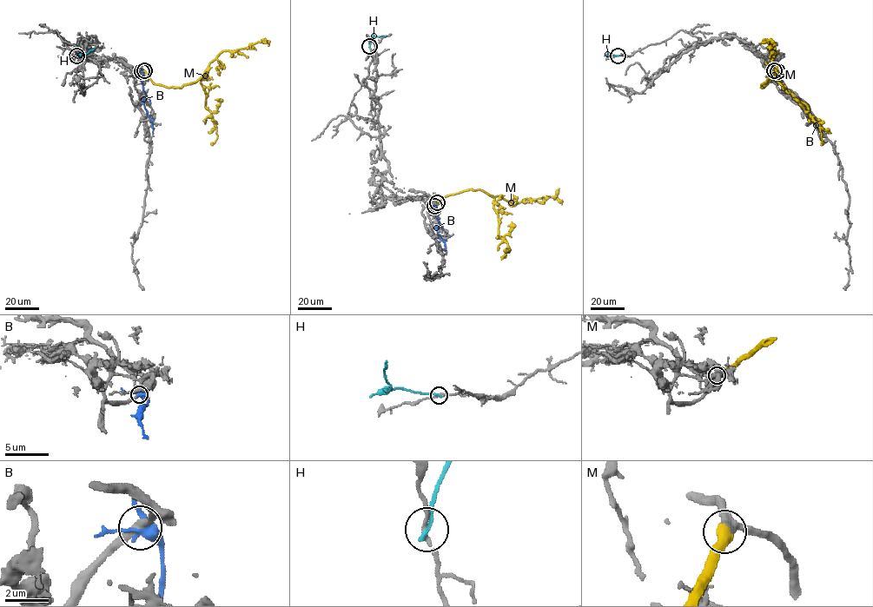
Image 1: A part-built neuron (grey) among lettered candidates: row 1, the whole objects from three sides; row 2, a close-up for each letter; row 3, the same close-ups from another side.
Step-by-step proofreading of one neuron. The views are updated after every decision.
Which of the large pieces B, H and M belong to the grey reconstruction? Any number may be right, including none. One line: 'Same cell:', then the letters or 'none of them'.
Same cell: M

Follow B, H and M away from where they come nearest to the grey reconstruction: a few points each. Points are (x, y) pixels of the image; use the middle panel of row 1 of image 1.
B: (434, 206), (439, 221), (436, 230), (445, 243), (445, 250)
H: (369, 46), (374, 36), (386, 36)
M: (437, 202), (466, 190), (489, 194), (498, 215), (498, 235), (510, 250), (505, 249)

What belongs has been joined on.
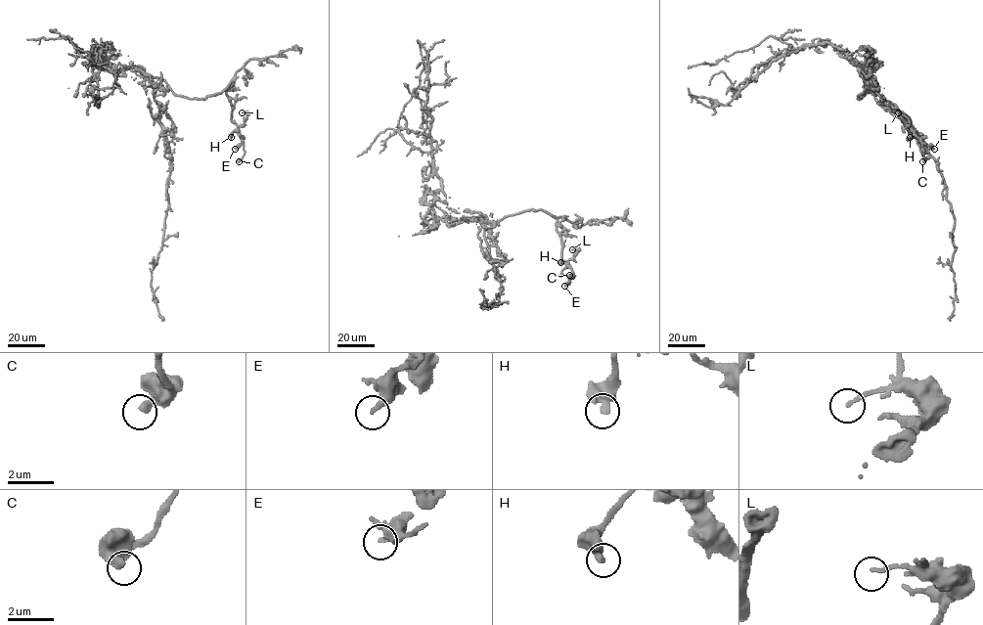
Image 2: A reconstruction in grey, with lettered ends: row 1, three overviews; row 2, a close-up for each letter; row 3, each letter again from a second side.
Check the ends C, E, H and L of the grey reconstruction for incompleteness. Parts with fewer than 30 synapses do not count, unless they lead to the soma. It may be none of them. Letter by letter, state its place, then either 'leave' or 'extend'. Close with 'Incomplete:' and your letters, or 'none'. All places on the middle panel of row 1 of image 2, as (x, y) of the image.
C: at (569, 275); leave
E: at (564, 286); leave
H: at (560, 262); leave
L: at (572, 249); leave
Incomplete: none

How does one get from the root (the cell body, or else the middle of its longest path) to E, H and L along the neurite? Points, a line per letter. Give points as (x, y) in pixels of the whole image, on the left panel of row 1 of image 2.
E: (156, 77), (161, 78), (176, 95), (190, 98), (204, 99), (227, 88), (231, 119), (242, 138), (235, 149)
H: (156, 77), (161, 78), (176, 95), (190, 98), (204, 99), (227, 88), (231, 119), (237, 126), (231, 137)
L: (156, 77), (190, 98), (204, 99), (227, 88), (231, 119), (239, 126), (247, 114), (242, 112)

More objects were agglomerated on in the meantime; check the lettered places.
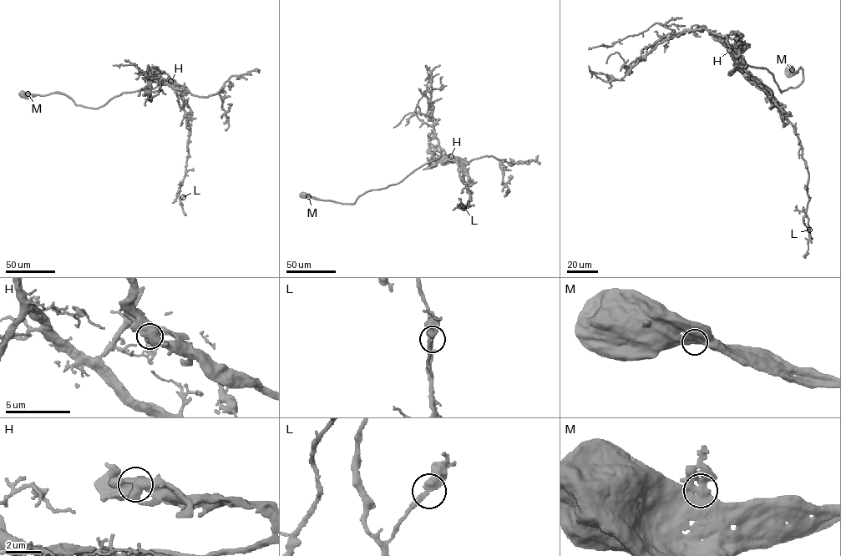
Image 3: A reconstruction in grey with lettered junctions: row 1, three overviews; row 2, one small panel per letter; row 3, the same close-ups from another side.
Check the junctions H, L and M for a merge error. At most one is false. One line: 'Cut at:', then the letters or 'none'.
Cut at: none

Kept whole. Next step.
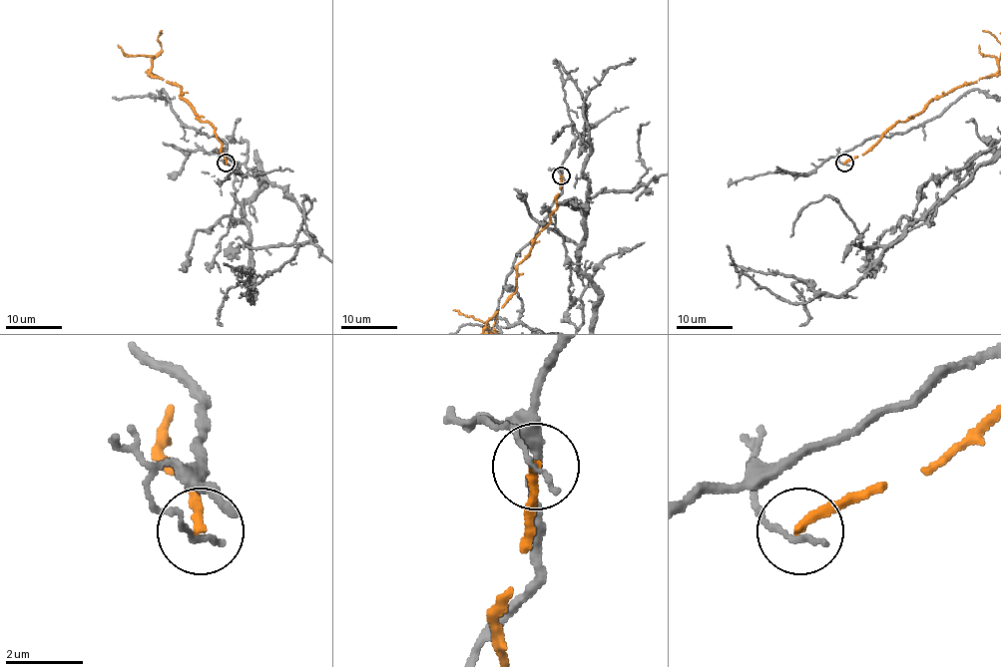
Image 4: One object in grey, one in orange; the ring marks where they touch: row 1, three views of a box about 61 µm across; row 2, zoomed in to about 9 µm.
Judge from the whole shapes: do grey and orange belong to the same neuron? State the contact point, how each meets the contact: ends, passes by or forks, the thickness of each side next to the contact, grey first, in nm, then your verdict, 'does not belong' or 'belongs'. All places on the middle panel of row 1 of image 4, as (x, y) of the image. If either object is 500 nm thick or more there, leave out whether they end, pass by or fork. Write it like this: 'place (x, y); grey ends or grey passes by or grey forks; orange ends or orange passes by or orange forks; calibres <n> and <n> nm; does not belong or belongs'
place (561, 175); grey ends; orange ends; calibres 170 and 240 nm; does not belong

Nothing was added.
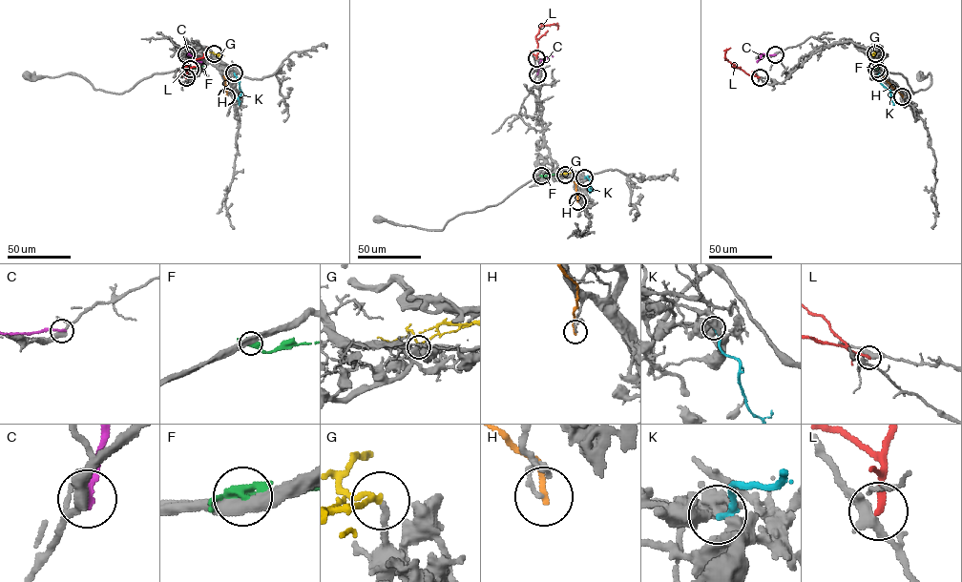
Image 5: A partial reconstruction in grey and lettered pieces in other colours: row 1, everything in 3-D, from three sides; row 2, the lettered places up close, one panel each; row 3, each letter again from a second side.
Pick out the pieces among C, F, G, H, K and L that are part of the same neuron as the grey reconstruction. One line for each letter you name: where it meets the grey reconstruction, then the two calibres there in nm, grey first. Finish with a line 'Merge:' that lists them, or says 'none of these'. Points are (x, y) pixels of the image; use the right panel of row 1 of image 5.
G: Touches grey at (875, 53). Thickness 200 nm (grey) against 180 nm
Merge: G

